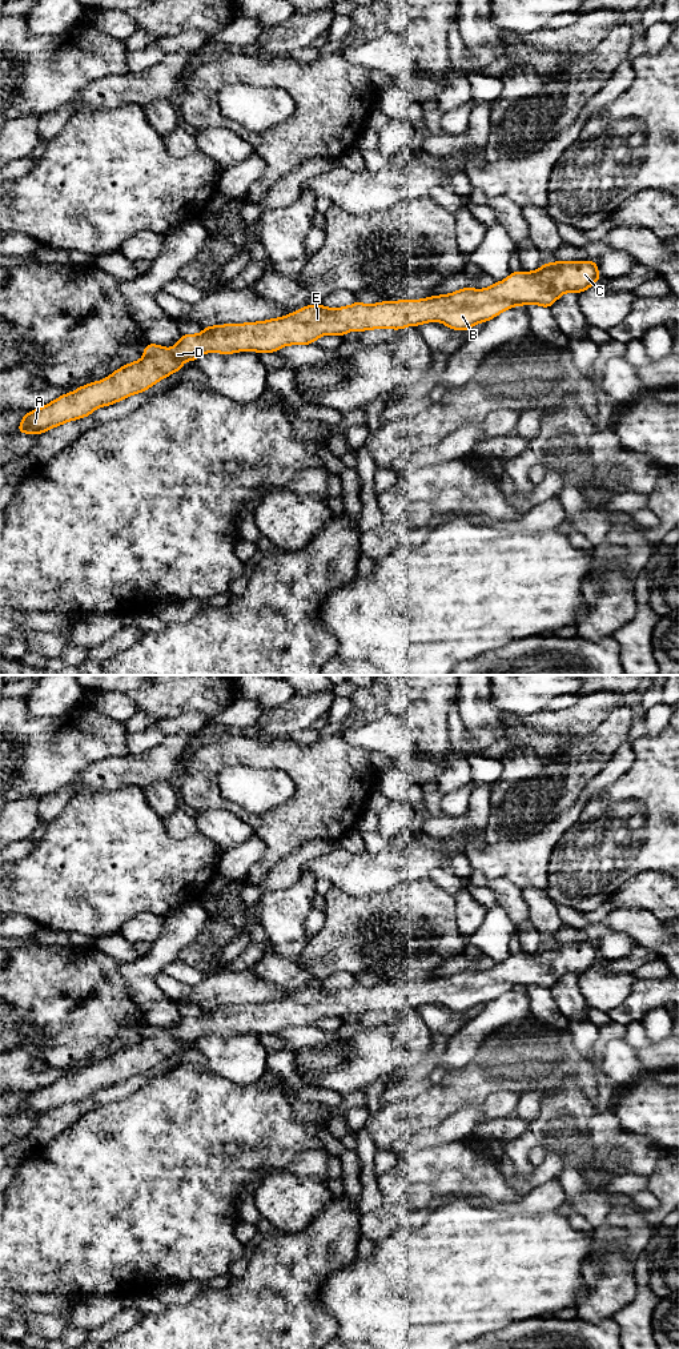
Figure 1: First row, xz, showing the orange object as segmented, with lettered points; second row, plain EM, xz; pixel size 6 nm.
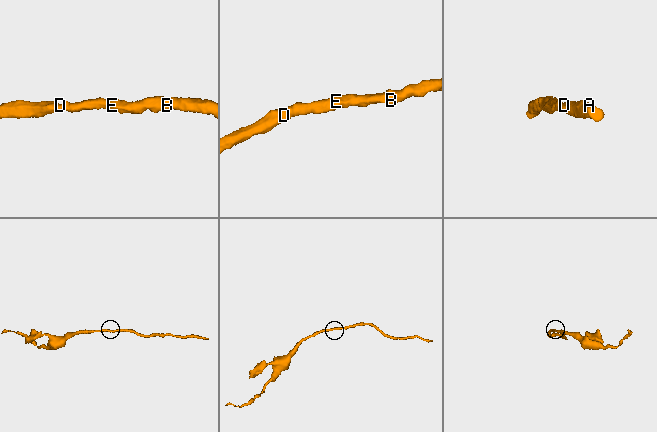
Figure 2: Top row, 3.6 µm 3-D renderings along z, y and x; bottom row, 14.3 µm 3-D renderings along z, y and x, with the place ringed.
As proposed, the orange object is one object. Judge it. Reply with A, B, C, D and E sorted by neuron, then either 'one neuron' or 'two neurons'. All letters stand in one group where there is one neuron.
A B C D E; one neuron

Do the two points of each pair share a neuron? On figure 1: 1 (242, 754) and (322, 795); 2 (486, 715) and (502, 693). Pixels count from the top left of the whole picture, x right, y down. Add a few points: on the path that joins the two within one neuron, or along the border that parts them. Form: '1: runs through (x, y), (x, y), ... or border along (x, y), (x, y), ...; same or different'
1: runs through (262, 754), (281, 754), (302, 775); same
2: border along (490, 689), (493, 705), (501, 711); different

